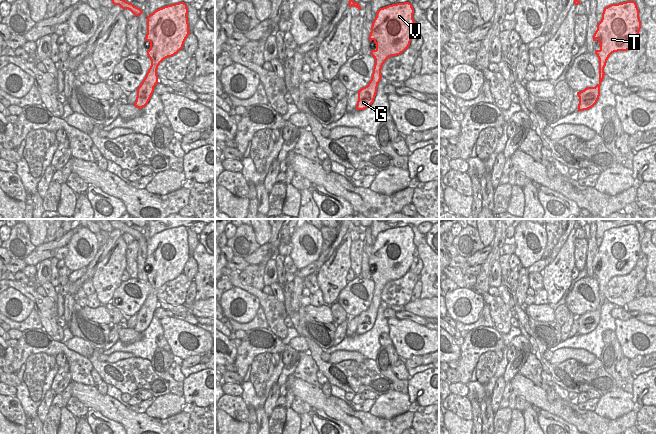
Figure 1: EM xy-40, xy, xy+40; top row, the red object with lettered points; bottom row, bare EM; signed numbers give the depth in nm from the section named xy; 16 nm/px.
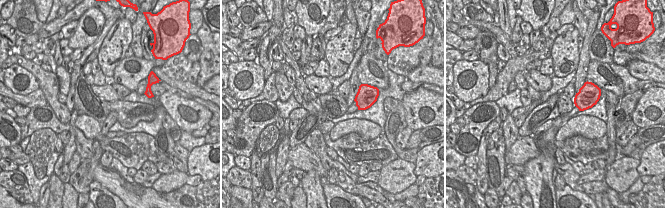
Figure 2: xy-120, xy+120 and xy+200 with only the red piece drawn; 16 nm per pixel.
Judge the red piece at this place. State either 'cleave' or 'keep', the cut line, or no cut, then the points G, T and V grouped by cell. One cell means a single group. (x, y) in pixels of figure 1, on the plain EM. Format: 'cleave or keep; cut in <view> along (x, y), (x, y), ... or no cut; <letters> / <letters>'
keep; no cut; G T V

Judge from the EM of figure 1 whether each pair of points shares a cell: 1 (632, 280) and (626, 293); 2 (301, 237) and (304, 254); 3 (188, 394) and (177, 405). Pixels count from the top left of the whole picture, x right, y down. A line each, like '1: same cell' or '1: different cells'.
1: same cell
2: same cell
3: different cells

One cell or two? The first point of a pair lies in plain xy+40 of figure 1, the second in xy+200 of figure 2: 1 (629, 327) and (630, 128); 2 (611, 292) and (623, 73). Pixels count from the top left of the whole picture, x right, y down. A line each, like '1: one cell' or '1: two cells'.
1: two cells
2: two cells

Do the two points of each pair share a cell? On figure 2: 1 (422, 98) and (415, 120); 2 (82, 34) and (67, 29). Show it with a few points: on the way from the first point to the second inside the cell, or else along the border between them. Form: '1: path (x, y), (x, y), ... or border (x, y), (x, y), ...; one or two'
1: path (422, 103), (418, 109), (418, 115); one
2: border (78, 20), (75, 32), (68, 39); two

